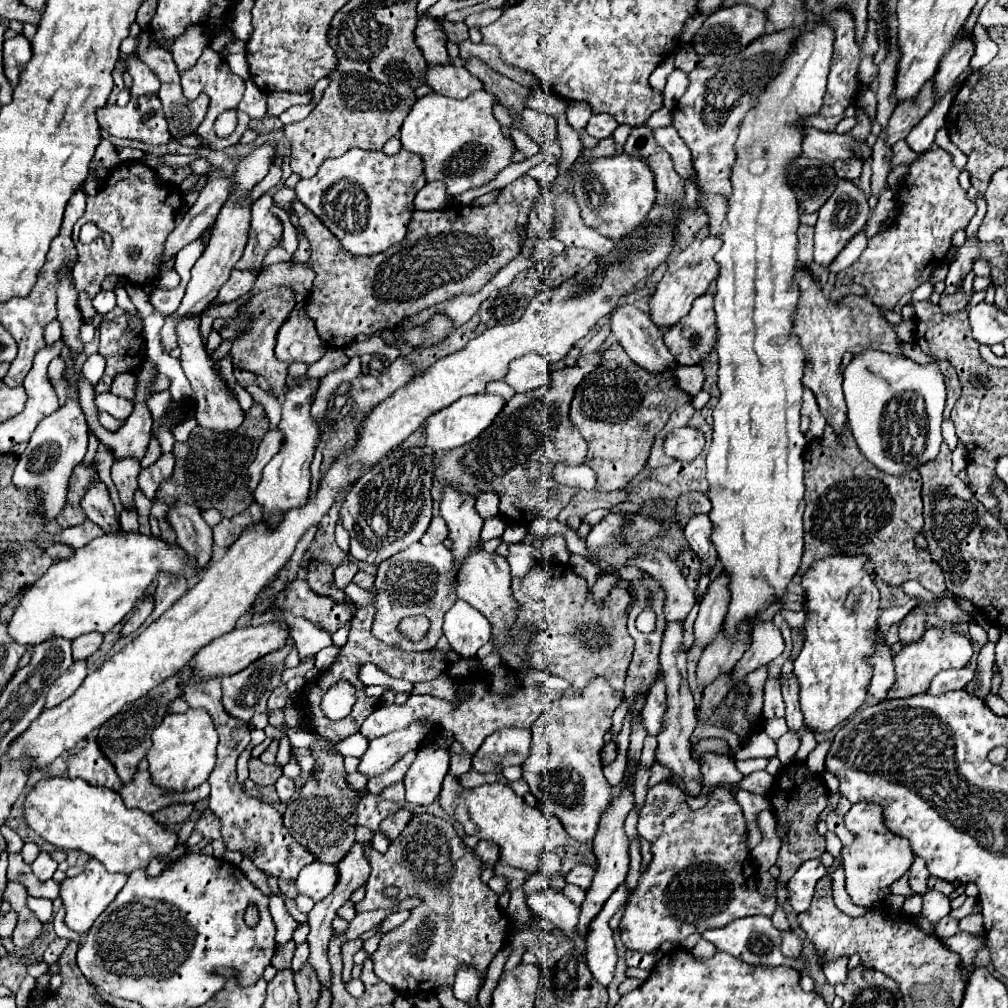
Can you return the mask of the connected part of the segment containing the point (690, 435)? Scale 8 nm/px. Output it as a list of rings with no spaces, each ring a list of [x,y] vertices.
[[[676,428],[664,438],[664,452],[676,460],[692,462],[704,448],[704,436],[694,428]]]

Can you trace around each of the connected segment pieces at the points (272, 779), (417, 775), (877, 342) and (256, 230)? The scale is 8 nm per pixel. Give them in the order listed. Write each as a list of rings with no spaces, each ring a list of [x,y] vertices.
[[[250,758],[248,770],[250,770],[250,780],[258,786],[272,786],[272,784],[276,784],[278,776],[282,776],[282,772],[276,770],[274,764],[272,766],[262,764],[258,758]]]
[[[428,744],[418,750],[414,764],[410,766],[404,784],[406,800],[412,804],[432,804],[440,790],[442,780],[450,768],[450,752],[442,746]]]
[[[808,270],[796,272],[796,284],[800,286],[800,300],[798,312],[794,316],[794,334],[800,338],[800,346],[806,354],[802,384],[814,392],[822,416],[840,438],[846,428],[846,402],[842,394],[842,370],[840,370],[842,356],[846,352],[862,354],[864,350],[882,350],[900,354],[898,336],[894,332],[894,326],[890,326],[880,314],[880,308],[874,306],[868,298],[850,294],[842,298],[842,302],[826,300],[822,288]]]
[[[270,194],[260,196],[252,204],[252,224],[250,224],[250,238],[240,258],[236,270],[258,270],[266,252],[282,240],[282,224],[278,218],[270,214],[270,206],[274,204]]]

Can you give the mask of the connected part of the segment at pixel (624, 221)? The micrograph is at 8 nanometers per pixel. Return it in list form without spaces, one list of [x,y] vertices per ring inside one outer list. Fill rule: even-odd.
[[[622,150],[610,158],[592,158],[584,164],[576,164],[572,172],[572,188],[584,224],[612,240],[642,226],[656,200],[654,174],[646,162],[628,156]]]

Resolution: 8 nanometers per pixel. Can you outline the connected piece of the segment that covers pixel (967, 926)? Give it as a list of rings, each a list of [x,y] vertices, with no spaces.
[[[972,914],[960,920],[960,930],[968,932],[972,936],[982,936],[984,934],[984,924],[982,924],[982,914]]]

